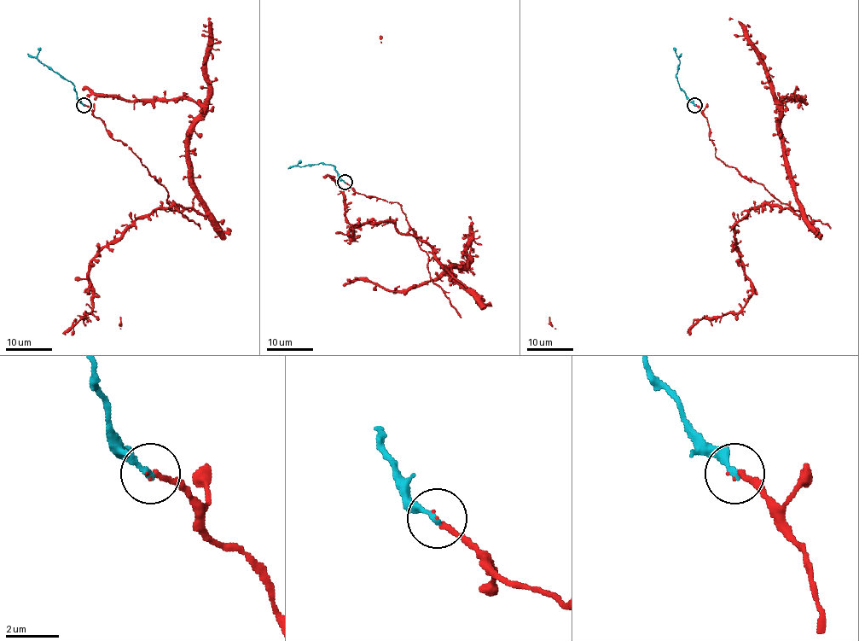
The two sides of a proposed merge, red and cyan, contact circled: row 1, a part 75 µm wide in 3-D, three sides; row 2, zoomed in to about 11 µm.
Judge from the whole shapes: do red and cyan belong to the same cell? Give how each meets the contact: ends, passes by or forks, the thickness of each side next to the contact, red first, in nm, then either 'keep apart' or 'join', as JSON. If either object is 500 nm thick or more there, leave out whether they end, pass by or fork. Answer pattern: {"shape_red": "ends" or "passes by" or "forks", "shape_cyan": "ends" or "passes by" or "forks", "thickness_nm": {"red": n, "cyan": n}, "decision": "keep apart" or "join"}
{"shape_red": "ends", "shape_cyan": "ends", "thickness_nm": {"red": 170, "cyan": 240}, "decision": "join"}

